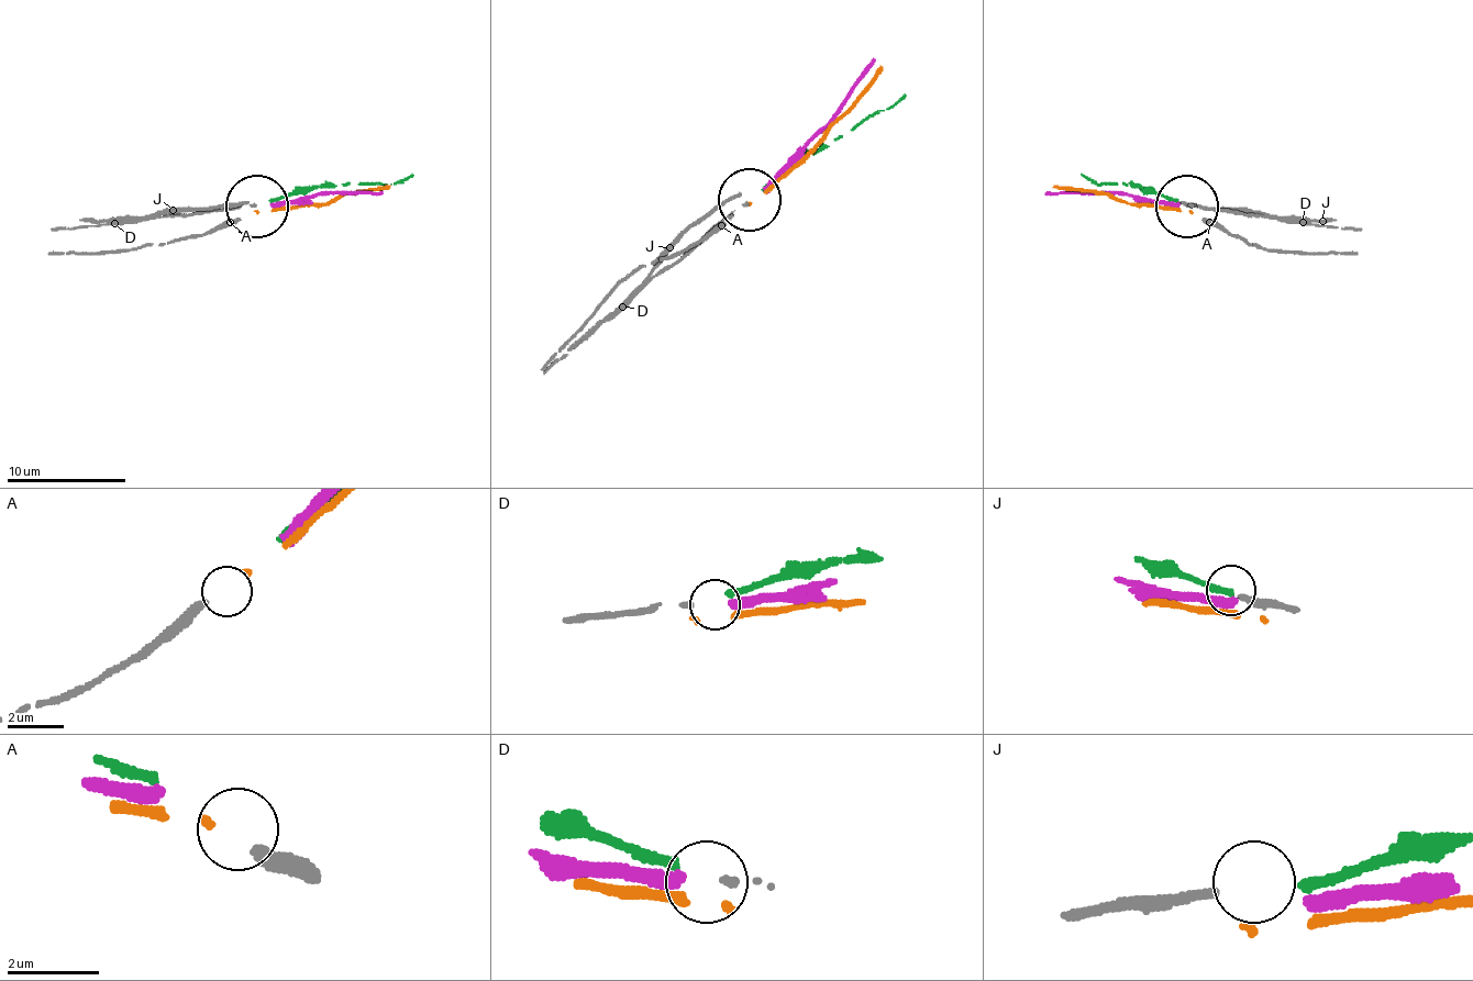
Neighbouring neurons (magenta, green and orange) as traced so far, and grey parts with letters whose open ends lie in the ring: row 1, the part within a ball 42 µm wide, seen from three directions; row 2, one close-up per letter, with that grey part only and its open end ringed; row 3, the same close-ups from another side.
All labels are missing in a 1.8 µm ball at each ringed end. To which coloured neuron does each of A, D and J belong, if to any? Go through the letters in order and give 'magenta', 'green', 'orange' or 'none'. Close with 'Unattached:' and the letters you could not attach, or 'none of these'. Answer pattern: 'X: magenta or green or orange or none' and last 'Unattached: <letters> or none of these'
A: orange
D: magenta
J: none
Unattached: J

